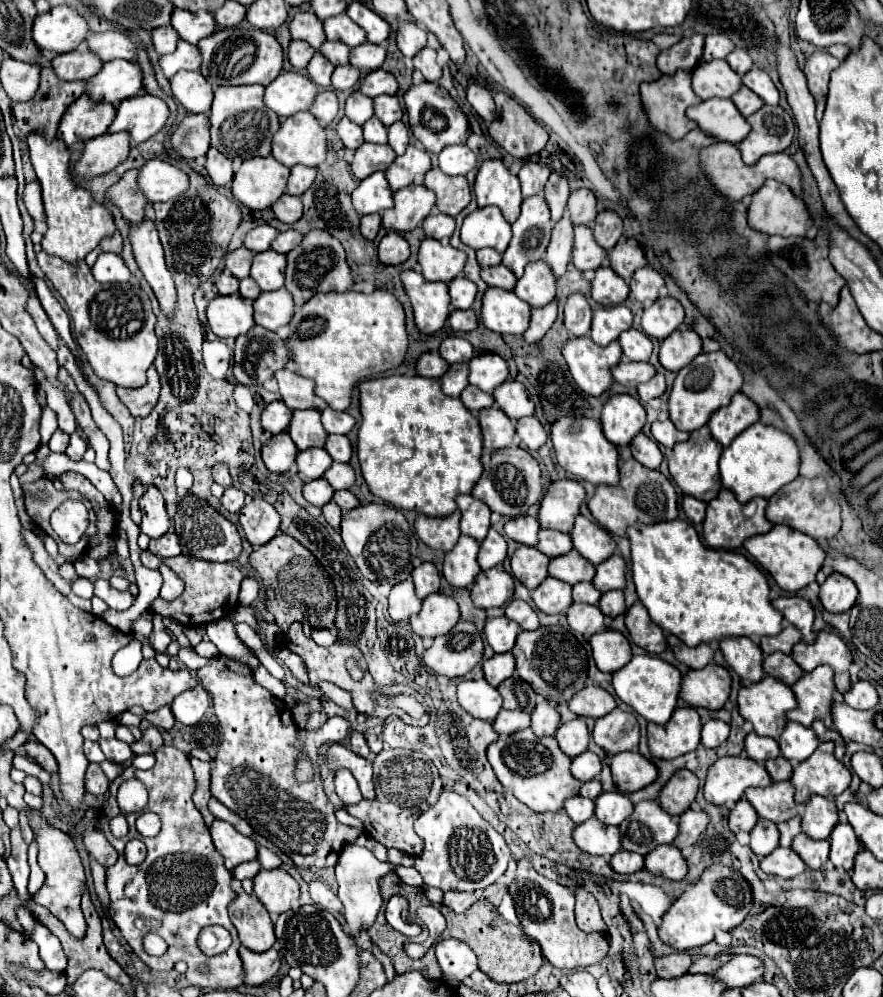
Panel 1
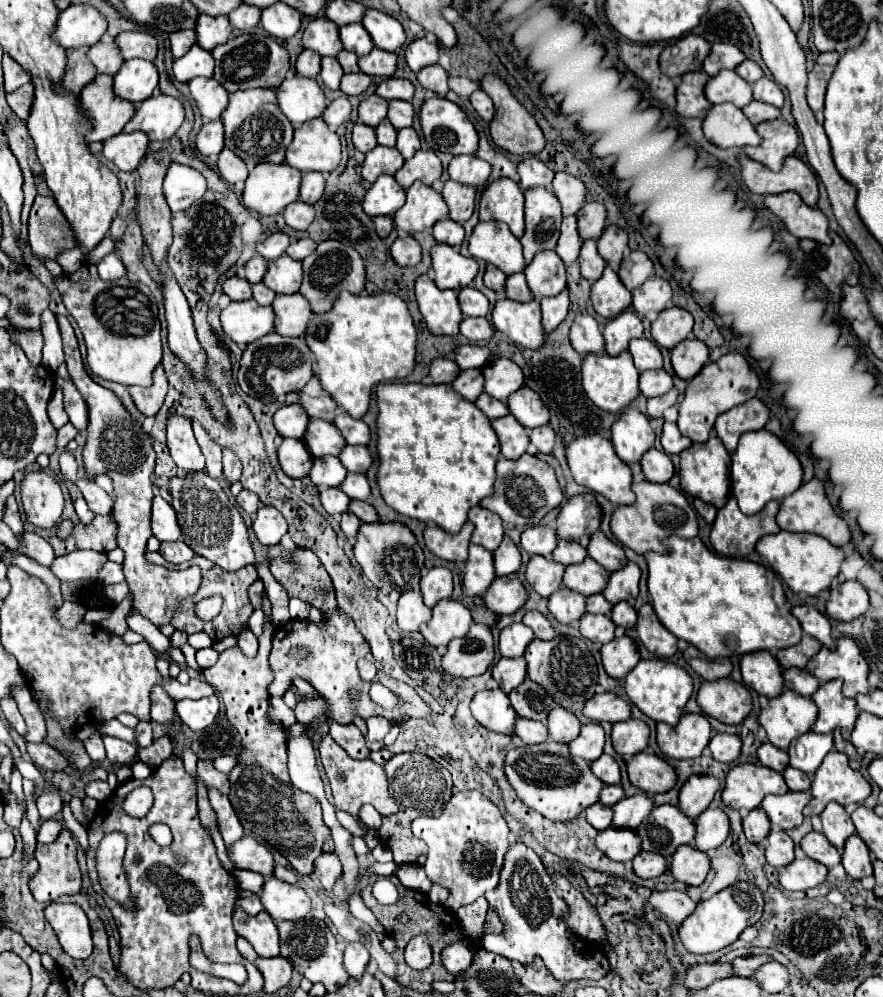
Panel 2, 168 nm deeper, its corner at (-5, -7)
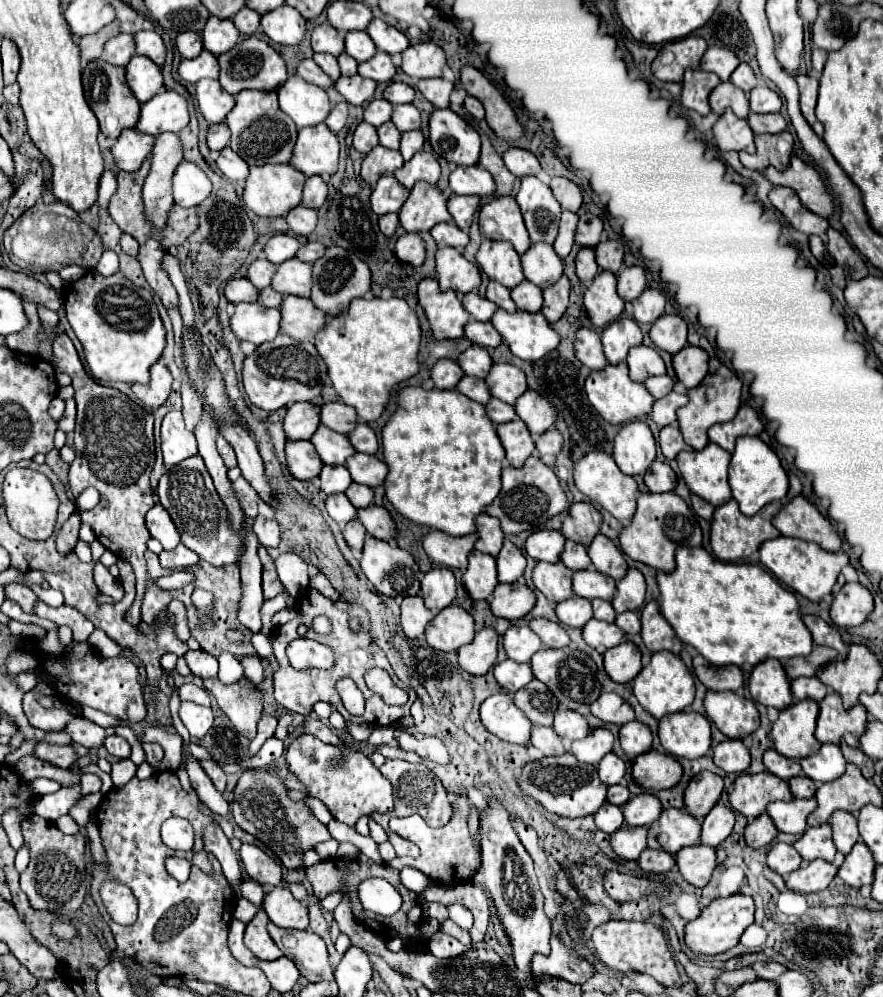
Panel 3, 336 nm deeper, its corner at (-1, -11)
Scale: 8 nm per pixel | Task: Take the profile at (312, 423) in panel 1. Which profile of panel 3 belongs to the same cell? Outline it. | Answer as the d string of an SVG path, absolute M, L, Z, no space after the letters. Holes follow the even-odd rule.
M320 426L316 430L312 444L316 446L316 452L320 454L324 464L346 464L346 460L356 454L352 444L348 442L348 436L338 434L326 426Z

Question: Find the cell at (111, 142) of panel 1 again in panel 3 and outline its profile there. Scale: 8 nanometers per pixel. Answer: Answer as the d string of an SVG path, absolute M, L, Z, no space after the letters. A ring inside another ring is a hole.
M124 128L112 146L112 154L116 158L116 166L124 172L134 172L142 166L144 158L152 152L156 138L150 134L142 134L134 128Z

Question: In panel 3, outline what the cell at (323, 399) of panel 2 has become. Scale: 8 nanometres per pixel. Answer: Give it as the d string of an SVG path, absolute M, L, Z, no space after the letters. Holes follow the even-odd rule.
M336 400L336 402L328 402L322 406L322 412L320 412L320 418L322 418L322 424L332 428L334 432L340 432L340 434L350 434L356 424L360 424L360 416L356 414L356 410L348 404L344 404L342 400Z

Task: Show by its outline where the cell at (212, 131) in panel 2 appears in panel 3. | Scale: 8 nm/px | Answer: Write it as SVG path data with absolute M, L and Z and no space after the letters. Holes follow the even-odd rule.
M212 124L208 130L208 146L210 150L220 152L230 142L230 128L226 124Z

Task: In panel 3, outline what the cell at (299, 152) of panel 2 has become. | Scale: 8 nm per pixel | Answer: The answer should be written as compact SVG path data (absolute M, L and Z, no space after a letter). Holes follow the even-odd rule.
M326 124L302 128L292 156L292 166L304 176L334 174L338 170L338 138Z

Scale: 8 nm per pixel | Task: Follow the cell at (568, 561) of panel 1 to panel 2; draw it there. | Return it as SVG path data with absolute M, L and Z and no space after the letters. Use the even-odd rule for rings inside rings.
M590 556L580 562L580 564L572 564L566 568L564 572L564 586L568 586L570 590L576 590L584 596L592 596L596 592L602 592L604 586L608 584L608 572Z

